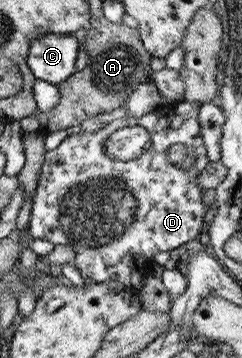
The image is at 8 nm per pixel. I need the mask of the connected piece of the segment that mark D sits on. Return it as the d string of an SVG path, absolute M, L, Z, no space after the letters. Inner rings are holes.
M179 101L153 110L141 118L127 116L107 123L102 129L92 133L79 131L63 139L53 150L48 150L40 170L40 180L32 200L31 216L28 231L35 238L49 240L57 245L69 245L76 251L73 265L81 272L86 281L103 283L111 280L131 285L135 290L141 288L146 280L146 272L150 269L153 256L157 252L171 252L181 248L181 244L189 243L199 236L199 230L205 222L207 206L203 202L203 190L197 184L198 176L210 161L200 133L198 102ZM139 125L145 127L152 136L152 146L139 158L121 162L110 158L104 152L106 140L123 127ZM171 144L187 144L197 148L197 164L183 172L171 166L165 158L165 150Z

